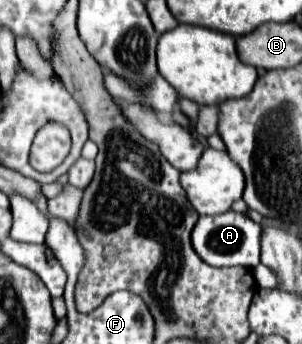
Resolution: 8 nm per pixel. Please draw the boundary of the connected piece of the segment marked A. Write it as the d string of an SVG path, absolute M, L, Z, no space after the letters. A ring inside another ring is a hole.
M226 211L214 217L202 215L192 231L192 245L196 253L212 267L240 265L246 269L254 269L260 263L260 235L262 235L262 227L254 223L250 217L234 211Z

